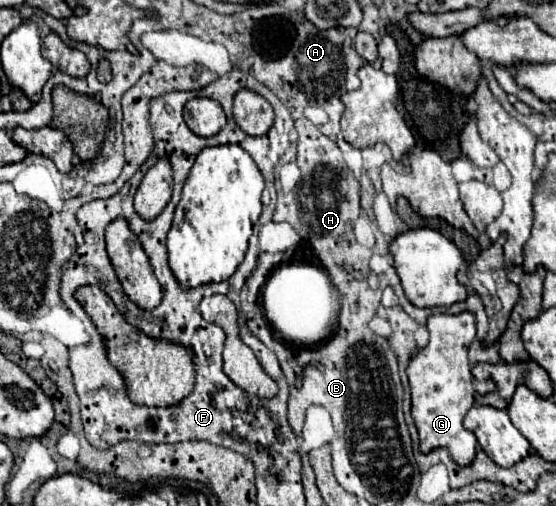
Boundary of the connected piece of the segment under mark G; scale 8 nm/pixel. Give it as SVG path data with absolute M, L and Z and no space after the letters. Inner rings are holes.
M470 312L434 314L428 318L430 342L420 350L408 366L412 390L412 420L420 434L420 452L428 454L436 448L446 448L452 460L460 466L470 466L476 454L476 438L462 426L470 406L474 406L476 380L470 374L468 348L476 338L476 324Z

